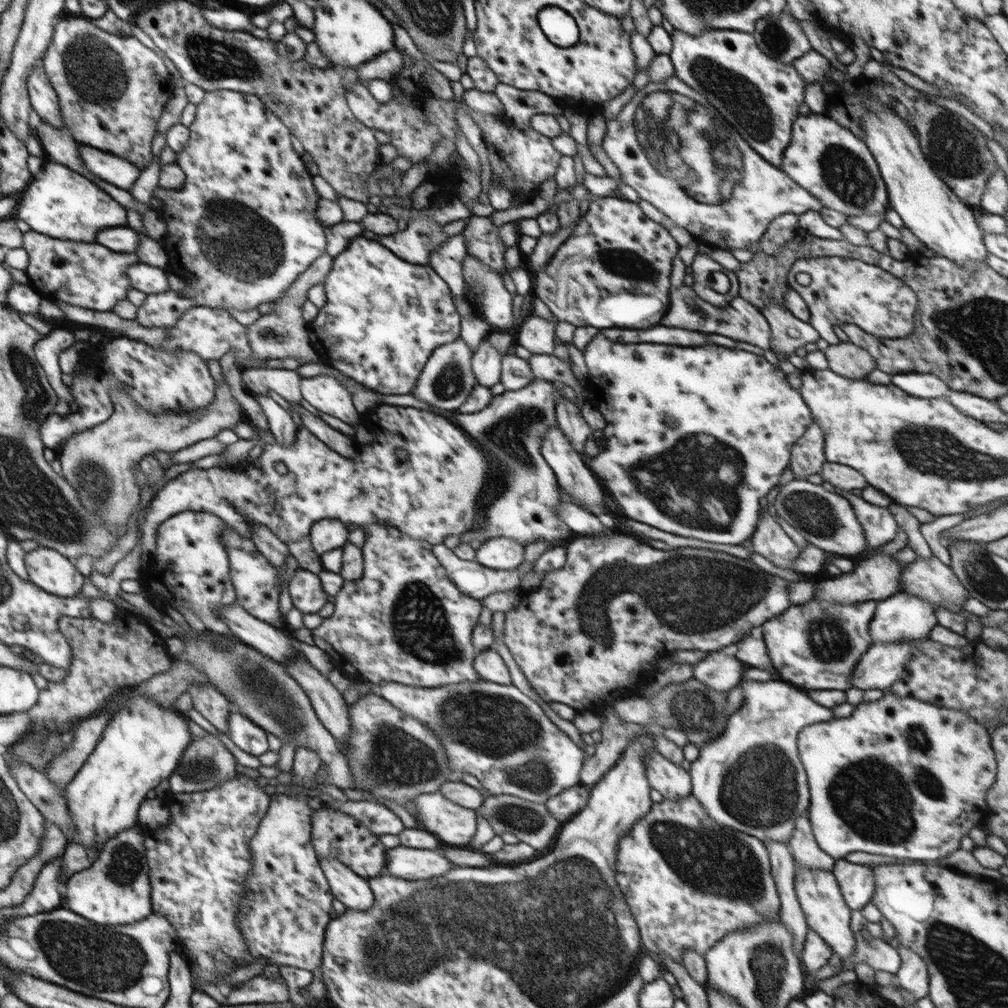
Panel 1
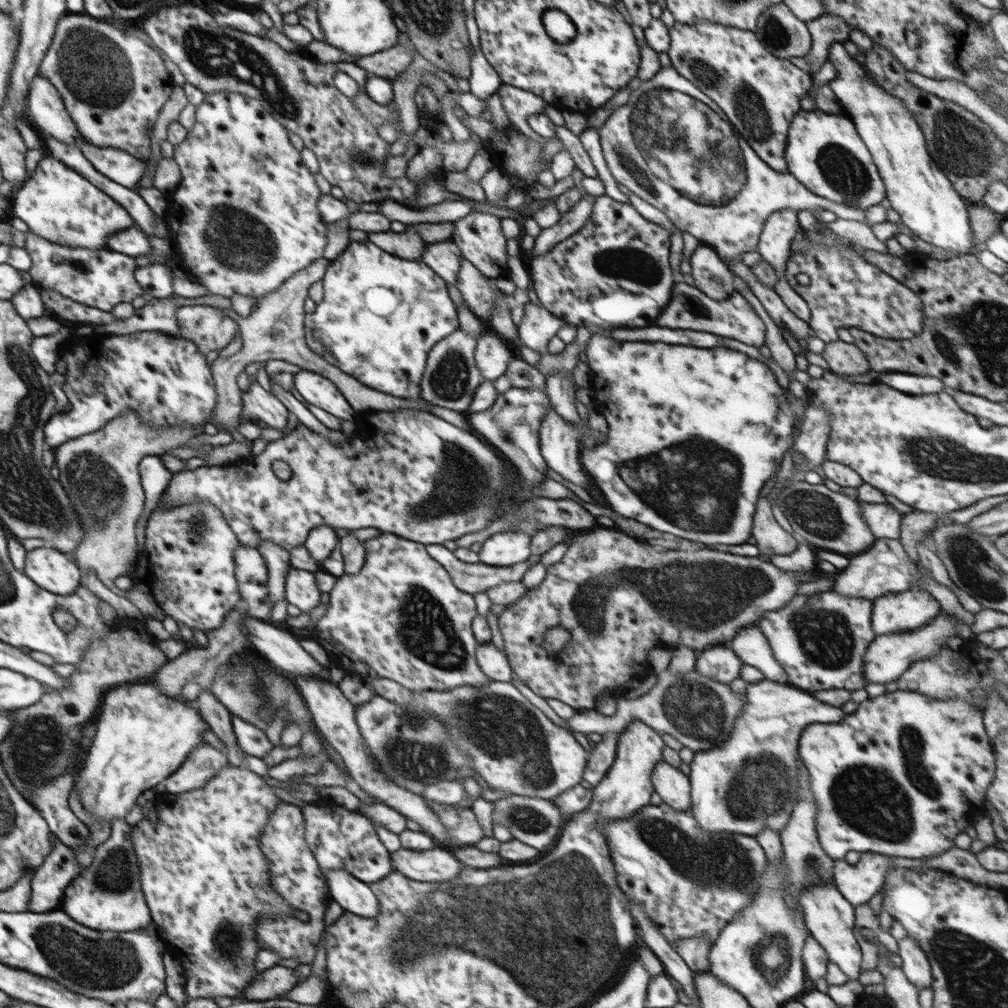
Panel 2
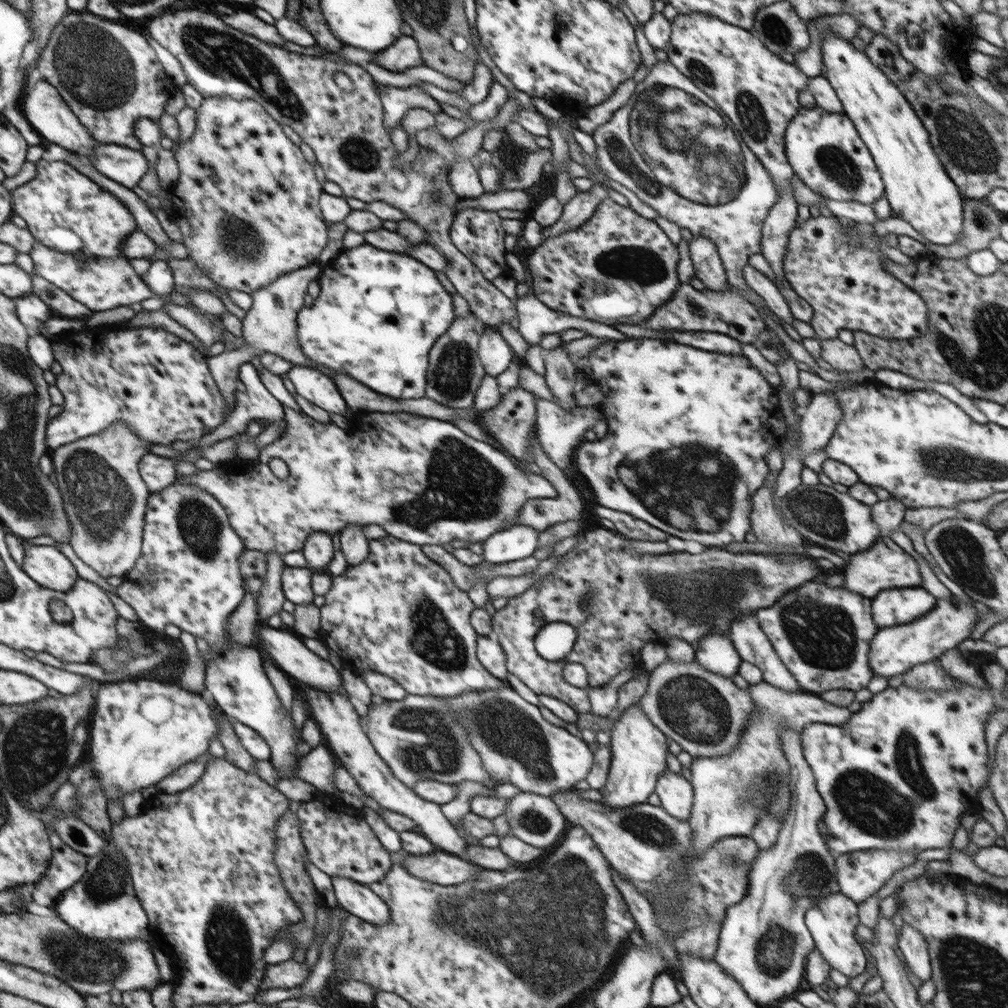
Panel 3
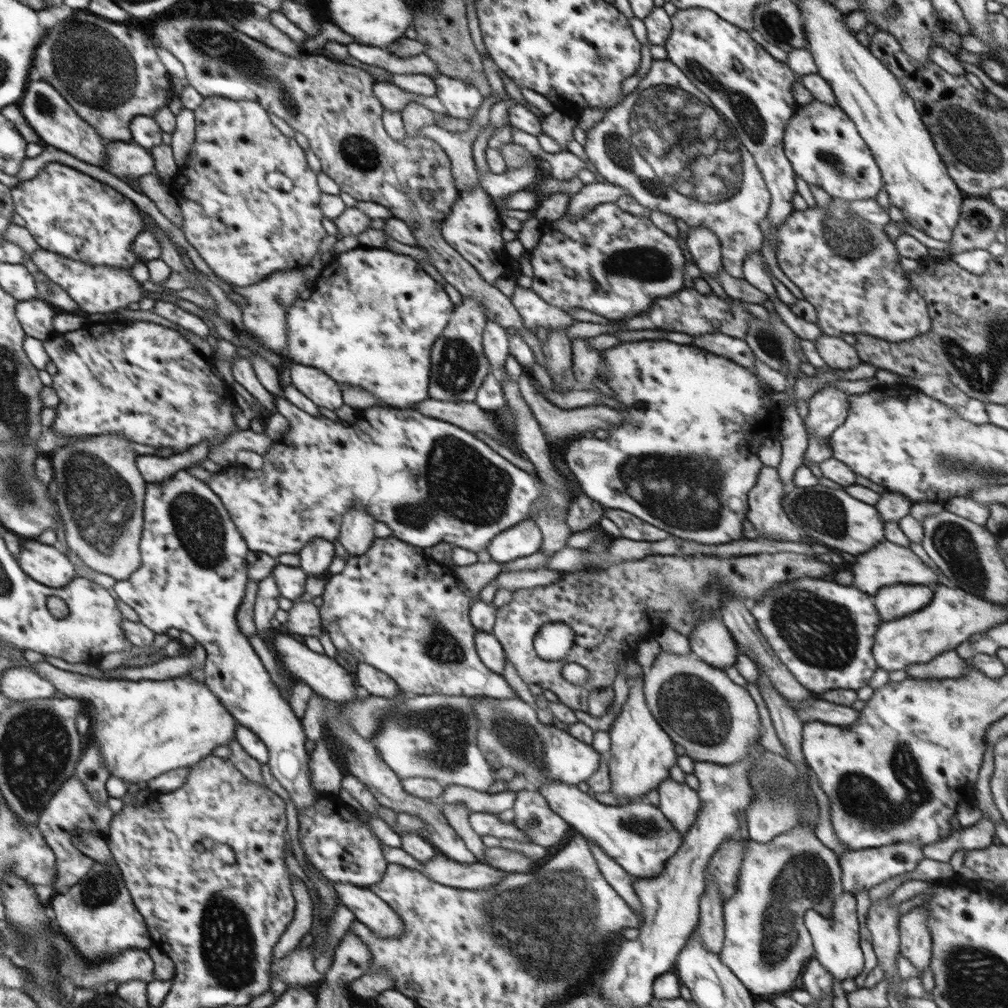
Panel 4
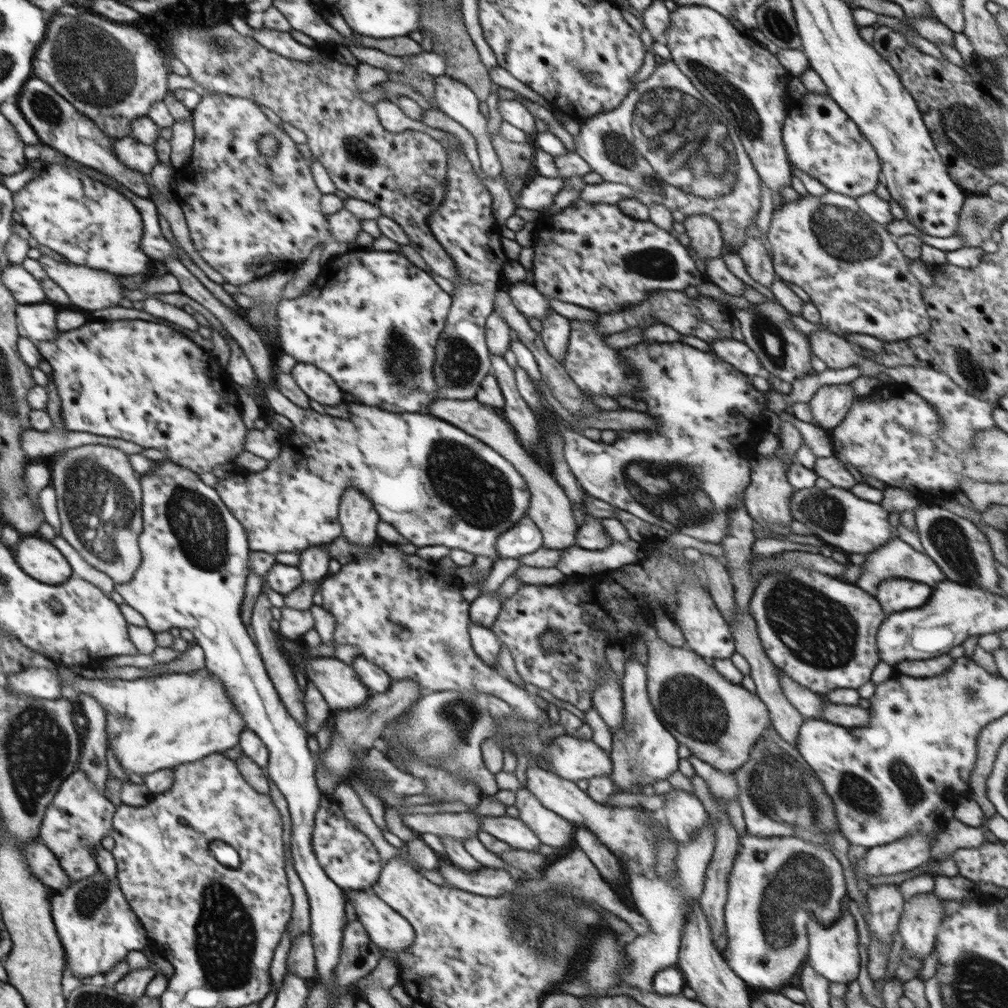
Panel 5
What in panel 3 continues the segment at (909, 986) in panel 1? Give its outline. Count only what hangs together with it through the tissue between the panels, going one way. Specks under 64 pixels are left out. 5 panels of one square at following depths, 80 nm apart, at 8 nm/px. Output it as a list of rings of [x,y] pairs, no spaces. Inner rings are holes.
[[[904,922],[897,945],[904,956],[906,969],[922,982],[930,980],[934,968],[931,966],[927,940],[924,936]]]

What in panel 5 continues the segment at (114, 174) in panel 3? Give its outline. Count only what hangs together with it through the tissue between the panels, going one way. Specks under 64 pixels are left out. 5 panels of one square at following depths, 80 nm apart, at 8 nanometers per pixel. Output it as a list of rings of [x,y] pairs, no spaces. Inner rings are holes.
[[[128,136],[114,139],[112,144],[116,156],[132,170],[150,175],[154,166],[159,163],[155,145],[146,145]]]

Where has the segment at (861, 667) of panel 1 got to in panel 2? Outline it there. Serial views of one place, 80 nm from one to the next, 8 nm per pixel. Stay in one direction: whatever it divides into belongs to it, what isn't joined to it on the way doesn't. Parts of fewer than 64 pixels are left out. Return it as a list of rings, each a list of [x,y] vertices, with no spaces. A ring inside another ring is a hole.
[[[940,610],[938,615],[934,617],[934,621],[928,626],[923,626],[918,630],[911,630],[910,632],[876,636],[865,652],[866,662],[863,666],[863,671],[866,685],[870,682],[886,685],[898,681],[898,678],[910,668],[913,662],[938,654],[942,647],[948,646],[945,642],[950,636],[959,636],[957,626],[955,626],[956,622],[962,621],[959,621],[954,615]],[[954,618],[956,618],[956,621],[954,621]]]

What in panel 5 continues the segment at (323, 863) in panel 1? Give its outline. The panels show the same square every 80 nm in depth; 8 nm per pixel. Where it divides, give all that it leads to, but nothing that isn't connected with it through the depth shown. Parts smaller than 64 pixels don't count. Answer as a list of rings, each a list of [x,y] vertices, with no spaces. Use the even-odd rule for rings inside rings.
[[[372,890],[344,891],[372,942],[389,953],[405,953],[415,937],[413,926]]]

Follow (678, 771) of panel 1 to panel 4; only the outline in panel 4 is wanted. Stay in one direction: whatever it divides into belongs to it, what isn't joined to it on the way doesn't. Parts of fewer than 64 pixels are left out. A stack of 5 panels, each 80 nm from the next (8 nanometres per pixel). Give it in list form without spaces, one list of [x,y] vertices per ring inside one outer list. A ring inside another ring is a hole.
[[[672,777],[664,779],[656,788],[659,794],[659,809],[666,819],[684,836],[696,822],[699,796],[690,785],[677,783]]]

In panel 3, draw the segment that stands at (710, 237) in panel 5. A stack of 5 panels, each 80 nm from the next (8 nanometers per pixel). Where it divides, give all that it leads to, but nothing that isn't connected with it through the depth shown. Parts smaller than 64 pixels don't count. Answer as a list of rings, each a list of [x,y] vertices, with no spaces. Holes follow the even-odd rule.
[[[694,236],[688,248],[695,277],[702,280],[706,289],[714,292],[729,290],[725,266],[716,245],[705,236]]]

